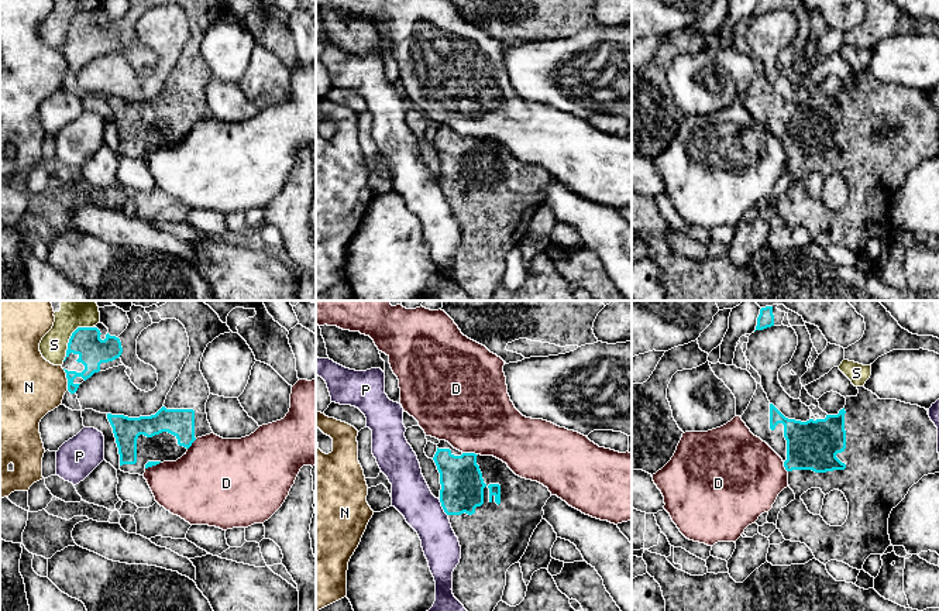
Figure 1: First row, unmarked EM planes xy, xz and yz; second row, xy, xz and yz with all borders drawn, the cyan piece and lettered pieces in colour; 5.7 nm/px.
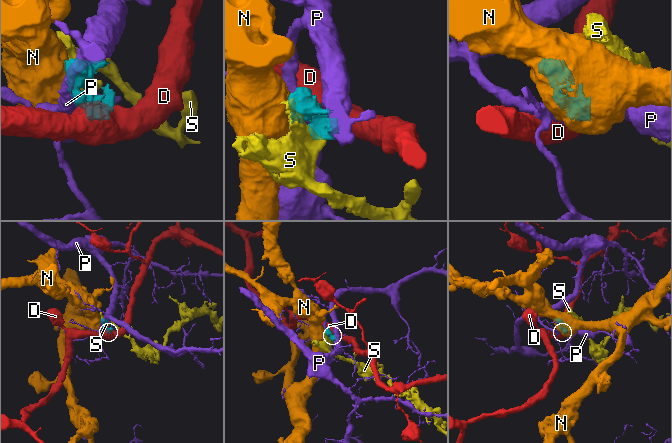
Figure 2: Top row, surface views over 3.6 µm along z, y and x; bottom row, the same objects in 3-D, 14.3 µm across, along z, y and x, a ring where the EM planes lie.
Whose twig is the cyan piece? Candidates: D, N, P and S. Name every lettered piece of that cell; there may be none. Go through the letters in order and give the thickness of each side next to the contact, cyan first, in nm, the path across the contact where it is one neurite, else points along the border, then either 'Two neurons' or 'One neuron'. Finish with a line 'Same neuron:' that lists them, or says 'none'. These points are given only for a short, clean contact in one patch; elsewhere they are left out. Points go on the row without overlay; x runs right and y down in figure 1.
D: Thickness 240 nm (cyan) against 460 nm. Two neurons
N: Thickness 170 nm (cyan) against 380 nm. Two neurons
P: Thickness 240 nm (cyan) against 220 nm. Two neurons
S: Thickness 170 nm (cyan) against 160 nm. Two neurons
Same neuron: none

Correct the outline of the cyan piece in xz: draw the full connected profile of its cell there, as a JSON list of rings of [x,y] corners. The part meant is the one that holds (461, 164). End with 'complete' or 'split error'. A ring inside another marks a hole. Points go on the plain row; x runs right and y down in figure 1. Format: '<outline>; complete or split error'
[[[446,124],[437,128],[433,144],[440,157],[440,186],[461,230],[453,278],[472,301],[491,301],[502,285],[506,255],[524,238],[551,176],[537,165],[516,159],[493,140],[462,137]]]; split error

